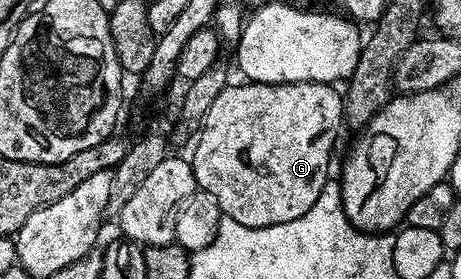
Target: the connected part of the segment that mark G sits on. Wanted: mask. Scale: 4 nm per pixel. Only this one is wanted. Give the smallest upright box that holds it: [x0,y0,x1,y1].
[189,81,344,227]

